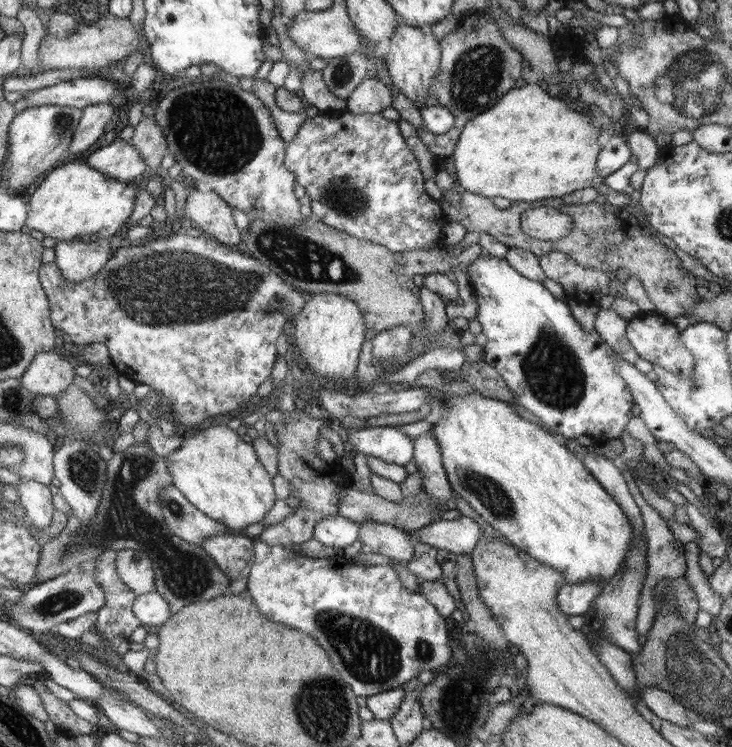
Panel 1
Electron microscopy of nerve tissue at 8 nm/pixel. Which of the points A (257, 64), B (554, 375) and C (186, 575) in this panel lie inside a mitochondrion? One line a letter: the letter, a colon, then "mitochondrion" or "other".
A: other
B: mitochondrion
C: mitochondrion

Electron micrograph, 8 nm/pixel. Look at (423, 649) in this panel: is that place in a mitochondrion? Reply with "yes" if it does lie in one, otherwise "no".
yes

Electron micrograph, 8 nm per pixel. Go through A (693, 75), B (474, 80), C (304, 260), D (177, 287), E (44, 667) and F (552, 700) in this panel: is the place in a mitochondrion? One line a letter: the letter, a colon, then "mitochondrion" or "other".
A: mitochondrion
B: mitochondrion
C: mitochondrion
D: mitochondrion
E: other
F: other

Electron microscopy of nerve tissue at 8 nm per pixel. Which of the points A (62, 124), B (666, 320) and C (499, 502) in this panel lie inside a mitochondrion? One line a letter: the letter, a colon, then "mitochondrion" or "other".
A: mitochondrion
B: other
C: mitochondrion

